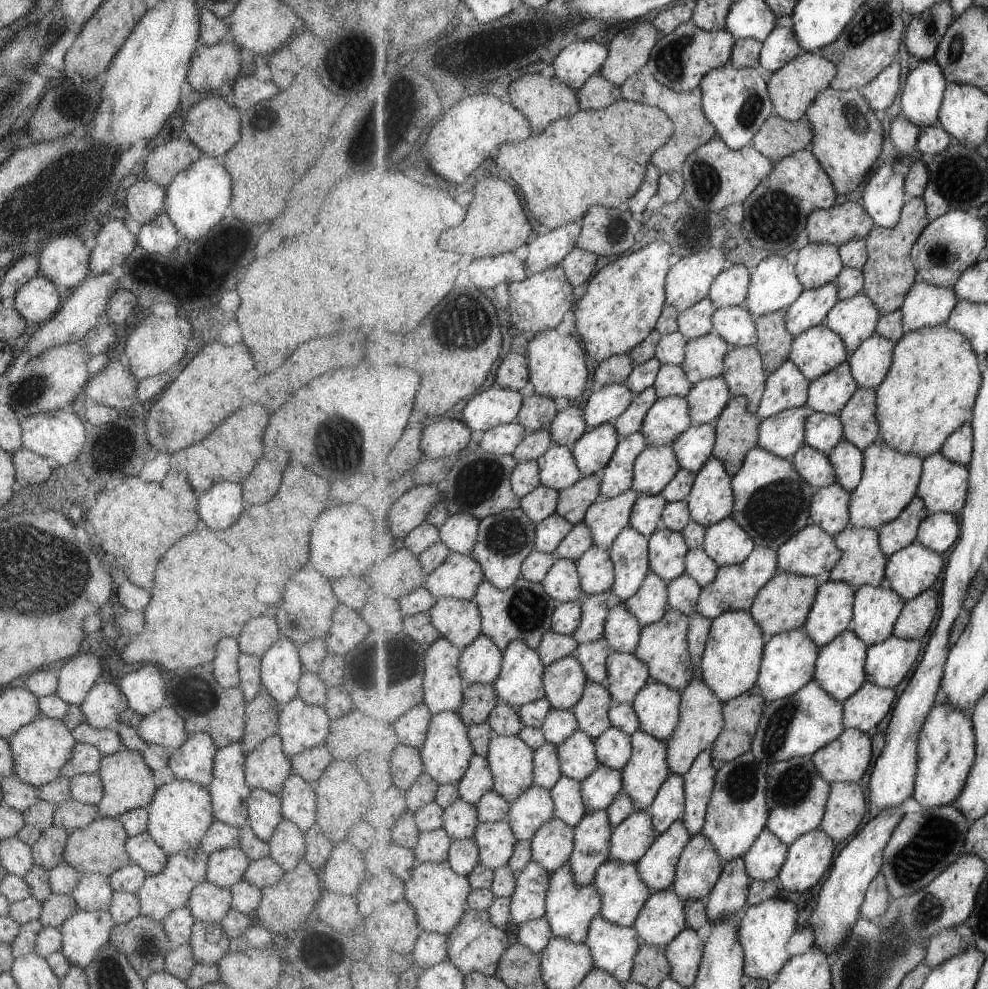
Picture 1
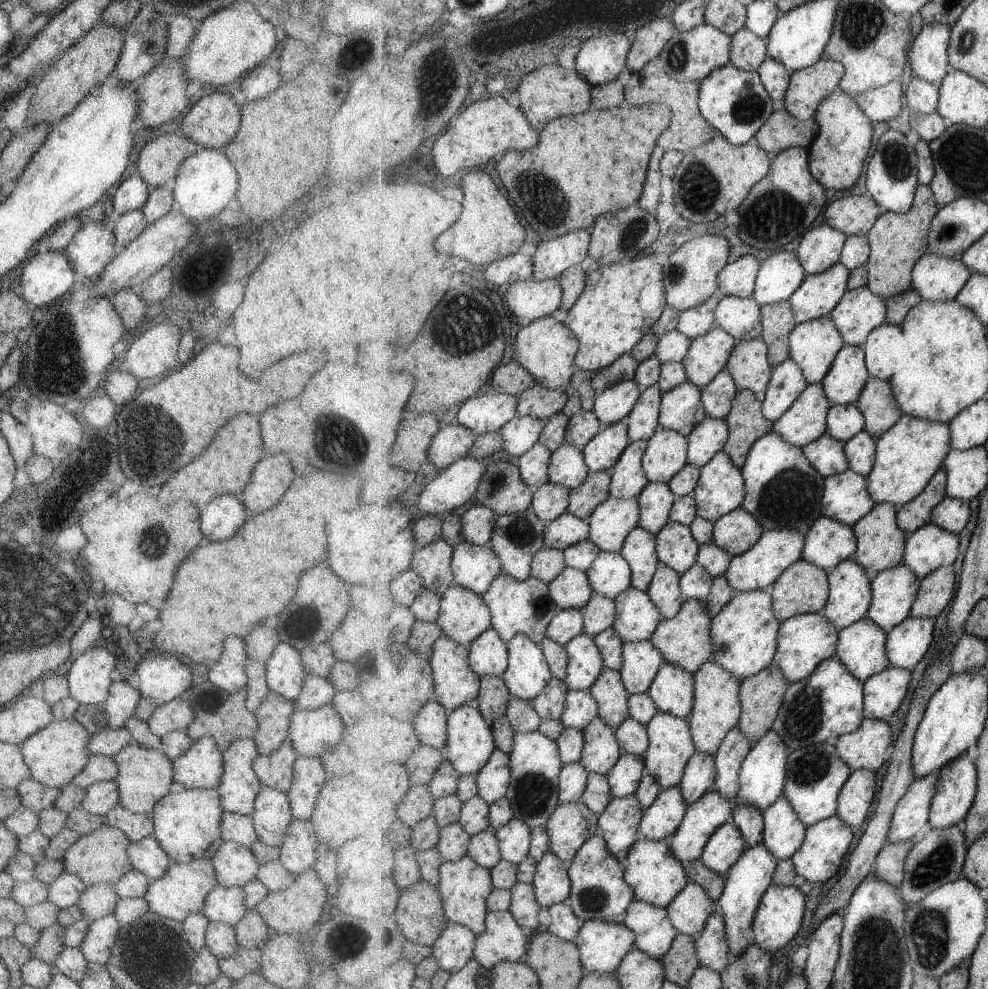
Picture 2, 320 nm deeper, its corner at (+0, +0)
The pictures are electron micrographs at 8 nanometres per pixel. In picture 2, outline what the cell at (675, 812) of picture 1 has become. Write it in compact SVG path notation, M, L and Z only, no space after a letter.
M695 753L688 762L680 787L689 804L699 801L714 786L717 774L715 755Z

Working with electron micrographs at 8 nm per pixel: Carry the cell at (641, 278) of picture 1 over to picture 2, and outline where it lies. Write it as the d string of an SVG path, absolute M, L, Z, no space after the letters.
M647 256L647 258L633 259L631 262L615 263L612 265L597 265L594 270L588 273L587 286L583 291L583 294L579 297L579 300L575 303L575 306L568 310L568 315L564 320L564 323L581 339L581 350L576 356L576 368L581 370L587 370L587 372L598 373L600 370L611 366L616 360L619 360L624 354L630 353L641 339L652 330L656 322L663 316L665 309L668 308L667 290L664 283L664 268L656 261L656 256Z

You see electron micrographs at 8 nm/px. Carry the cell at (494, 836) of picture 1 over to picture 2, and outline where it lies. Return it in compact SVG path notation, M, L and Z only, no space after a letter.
M513 818L497 833L502 858L520 865L530 855L532 829L521 819Z

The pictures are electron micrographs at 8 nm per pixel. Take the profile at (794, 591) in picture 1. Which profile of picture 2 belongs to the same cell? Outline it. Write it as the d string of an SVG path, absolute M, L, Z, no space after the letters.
M805 557L785 570L771 586L774 610L781 622L805 613L819 613L824 609L830 597L828 576L828 571L807 561Z

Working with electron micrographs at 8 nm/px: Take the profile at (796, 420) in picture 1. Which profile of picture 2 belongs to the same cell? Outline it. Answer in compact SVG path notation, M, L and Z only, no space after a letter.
M822 382L809 385L775 423L774 431L789 444L803 448L828 432L828 412L832 406Z

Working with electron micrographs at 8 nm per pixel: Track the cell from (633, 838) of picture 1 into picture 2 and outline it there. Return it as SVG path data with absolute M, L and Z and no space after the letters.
M680 785L663 789L657 800L644 812L640 834L653 840L670 839L684 821L690 804Z

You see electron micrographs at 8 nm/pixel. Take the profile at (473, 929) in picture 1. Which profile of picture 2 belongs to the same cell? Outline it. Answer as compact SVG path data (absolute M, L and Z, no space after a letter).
M489 911L487 930L476 938L475 958L488 969L500 962L525 963L531 938L509 911Z

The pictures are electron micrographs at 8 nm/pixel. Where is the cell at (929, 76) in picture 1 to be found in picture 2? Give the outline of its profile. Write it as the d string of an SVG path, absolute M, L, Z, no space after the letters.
M944 22L924 24L909 51L913 76L941 85L951 67L948 53L951 39L952 27Z

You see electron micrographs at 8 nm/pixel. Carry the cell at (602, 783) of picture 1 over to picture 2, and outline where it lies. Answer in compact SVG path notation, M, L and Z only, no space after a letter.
M625 753L620 761L608 774L615 797L635 795L640 787L641 779L645 776L646 758L644 755Z

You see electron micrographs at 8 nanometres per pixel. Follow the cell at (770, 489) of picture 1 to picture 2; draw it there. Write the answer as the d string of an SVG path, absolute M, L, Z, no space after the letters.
M778 432L767 433L752 446L741 470L746 484L743 507L760 519L766 531L791 529L806 535L812 524L823 516L826 478L812 465L801 447L789 444Z

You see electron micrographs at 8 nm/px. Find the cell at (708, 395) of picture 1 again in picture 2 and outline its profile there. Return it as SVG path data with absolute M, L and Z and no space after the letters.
M721 371L707 386L702 388L702 401L709 417L726 419L731 412L734 398L740 393L733 375Z

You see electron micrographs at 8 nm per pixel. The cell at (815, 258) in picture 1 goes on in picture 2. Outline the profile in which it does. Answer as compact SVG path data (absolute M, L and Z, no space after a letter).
M825 222L816 223L800 238L800 244L795 250L806 273L819 274L839 263L848 237L844 231Z

